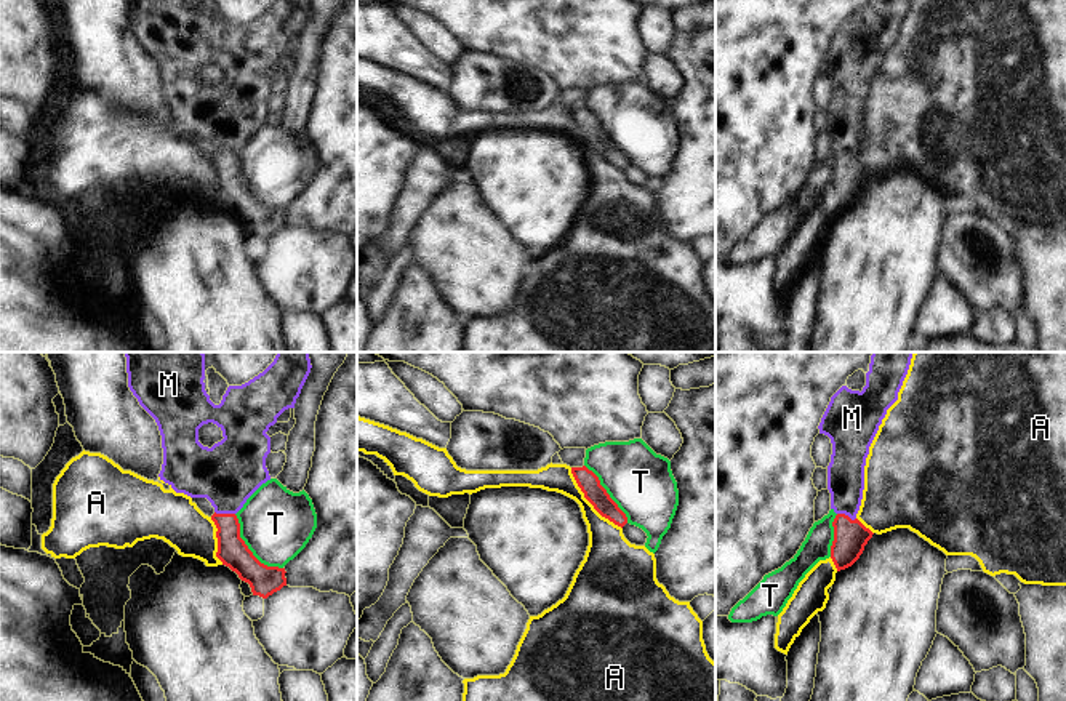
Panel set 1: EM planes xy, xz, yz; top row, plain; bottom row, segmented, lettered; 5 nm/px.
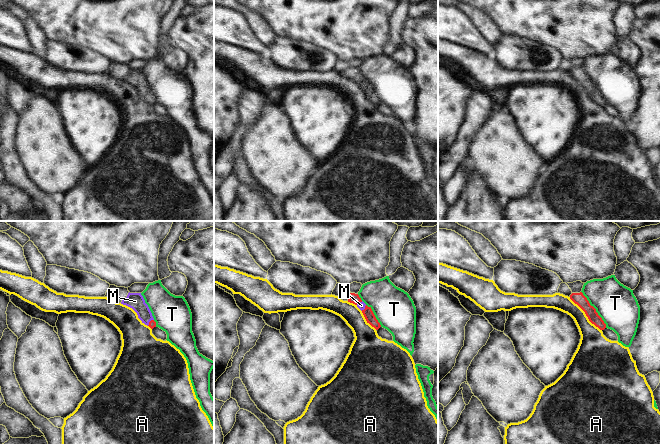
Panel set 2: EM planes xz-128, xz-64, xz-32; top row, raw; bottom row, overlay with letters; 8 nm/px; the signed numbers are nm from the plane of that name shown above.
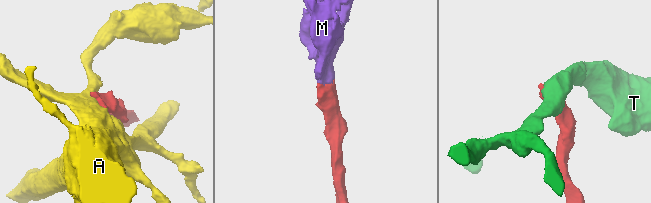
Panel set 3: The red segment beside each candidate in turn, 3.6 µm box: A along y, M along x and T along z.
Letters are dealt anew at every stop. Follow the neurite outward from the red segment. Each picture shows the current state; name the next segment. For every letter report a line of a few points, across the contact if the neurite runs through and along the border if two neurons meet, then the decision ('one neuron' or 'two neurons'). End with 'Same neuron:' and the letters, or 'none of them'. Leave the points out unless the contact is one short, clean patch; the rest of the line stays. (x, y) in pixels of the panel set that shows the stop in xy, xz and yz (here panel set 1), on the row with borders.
A: line xz (570, 468), (583, 496), (602, 516), (621, 528); two neurons
M: line xy (232, 551), (224, 514), (231, 471); one neuron
T: two neurons
Same neuron: M

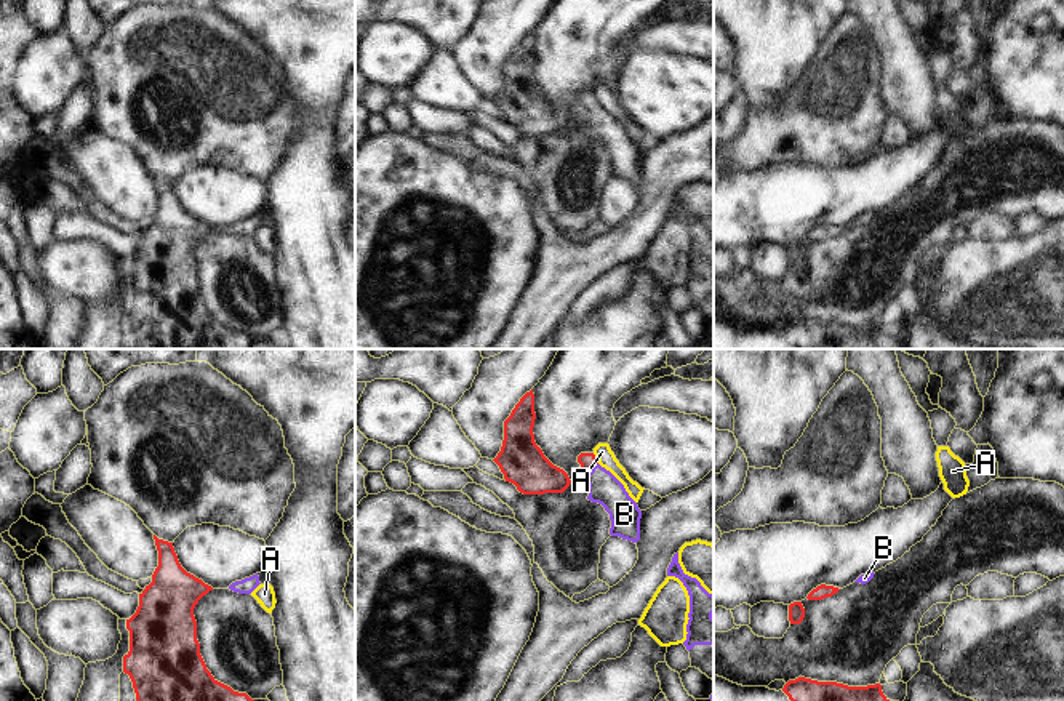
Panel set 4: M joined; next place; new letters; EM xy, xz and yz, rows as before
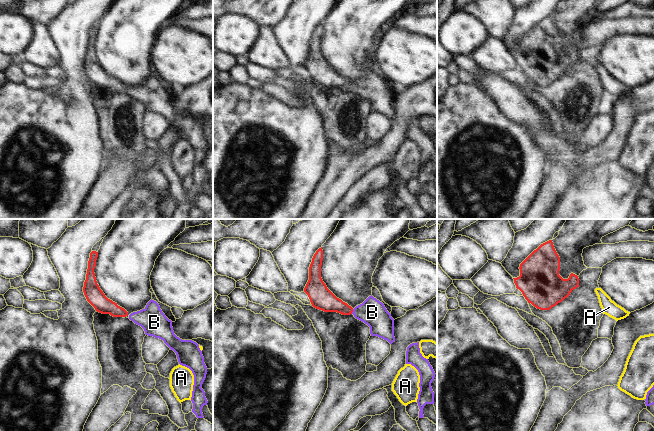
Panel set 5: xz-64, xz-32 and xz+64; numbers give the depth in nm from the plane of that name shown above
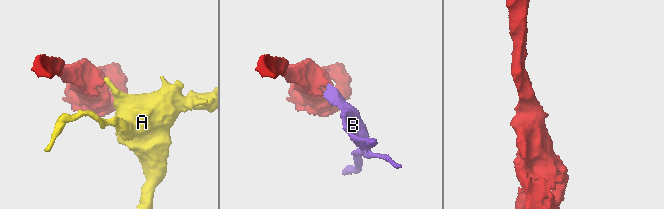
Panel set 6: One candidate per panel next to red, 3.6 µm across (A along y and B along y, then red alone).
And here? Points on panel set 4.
A: line xz (592, 453), (599, 463); two neurons
B: line xz (586, 460), (591, 469), (604, 487); one neuron
Same neuron: B

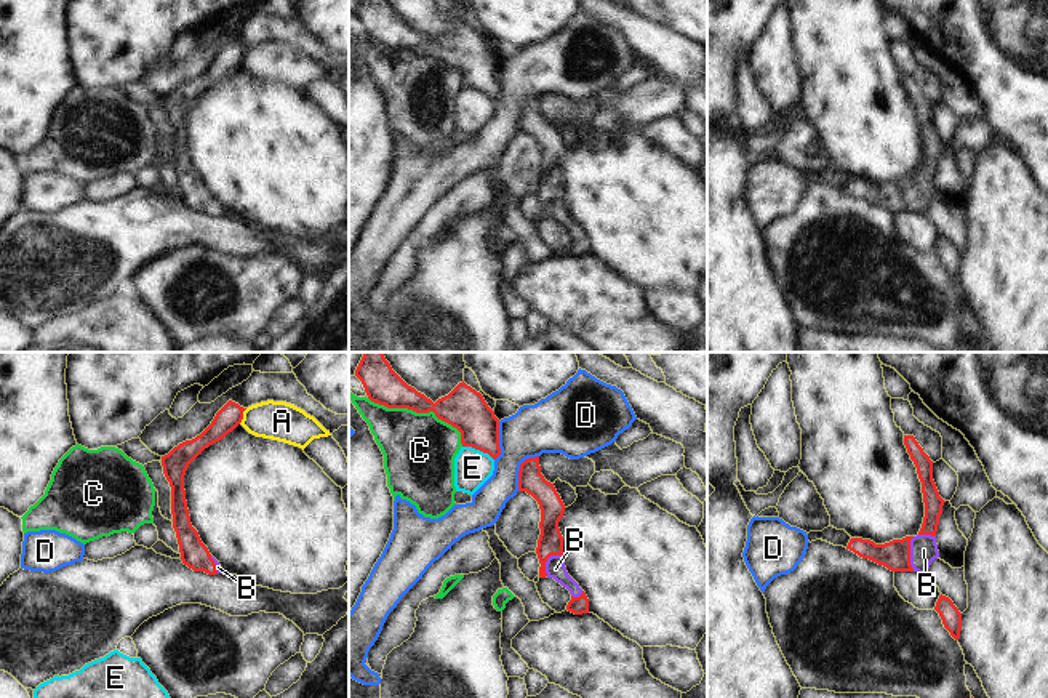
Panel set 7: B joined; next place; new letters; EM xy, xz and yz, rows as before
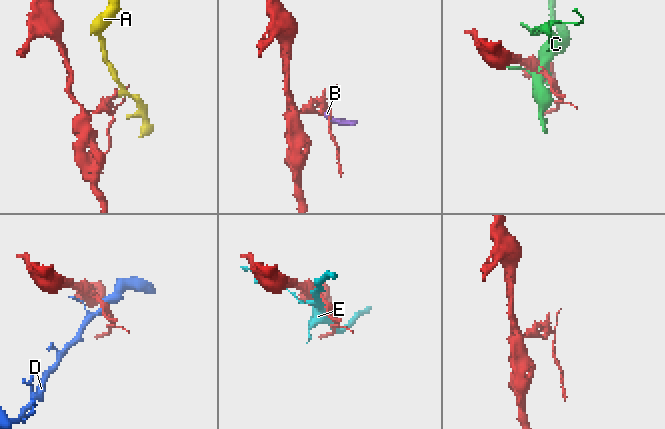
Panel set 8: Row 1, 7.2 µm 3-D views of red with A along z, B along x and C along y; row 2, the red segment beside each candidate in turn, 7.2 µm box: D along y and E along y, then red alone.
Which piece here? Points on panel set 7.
A: line xy (247, 409), (239, 423); two neurons
B: one neuron
C: two neurons
D: line xz (538, 455), (528, 457), (520, 465), (517, 490); two neurons
E: two neurons
Same neuron: B

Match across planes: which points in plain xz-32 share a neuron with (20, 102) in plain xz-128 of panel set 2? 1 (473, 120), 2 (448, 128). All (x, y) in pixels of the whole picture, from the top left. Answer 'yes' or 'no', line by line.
1: yes
2: no

